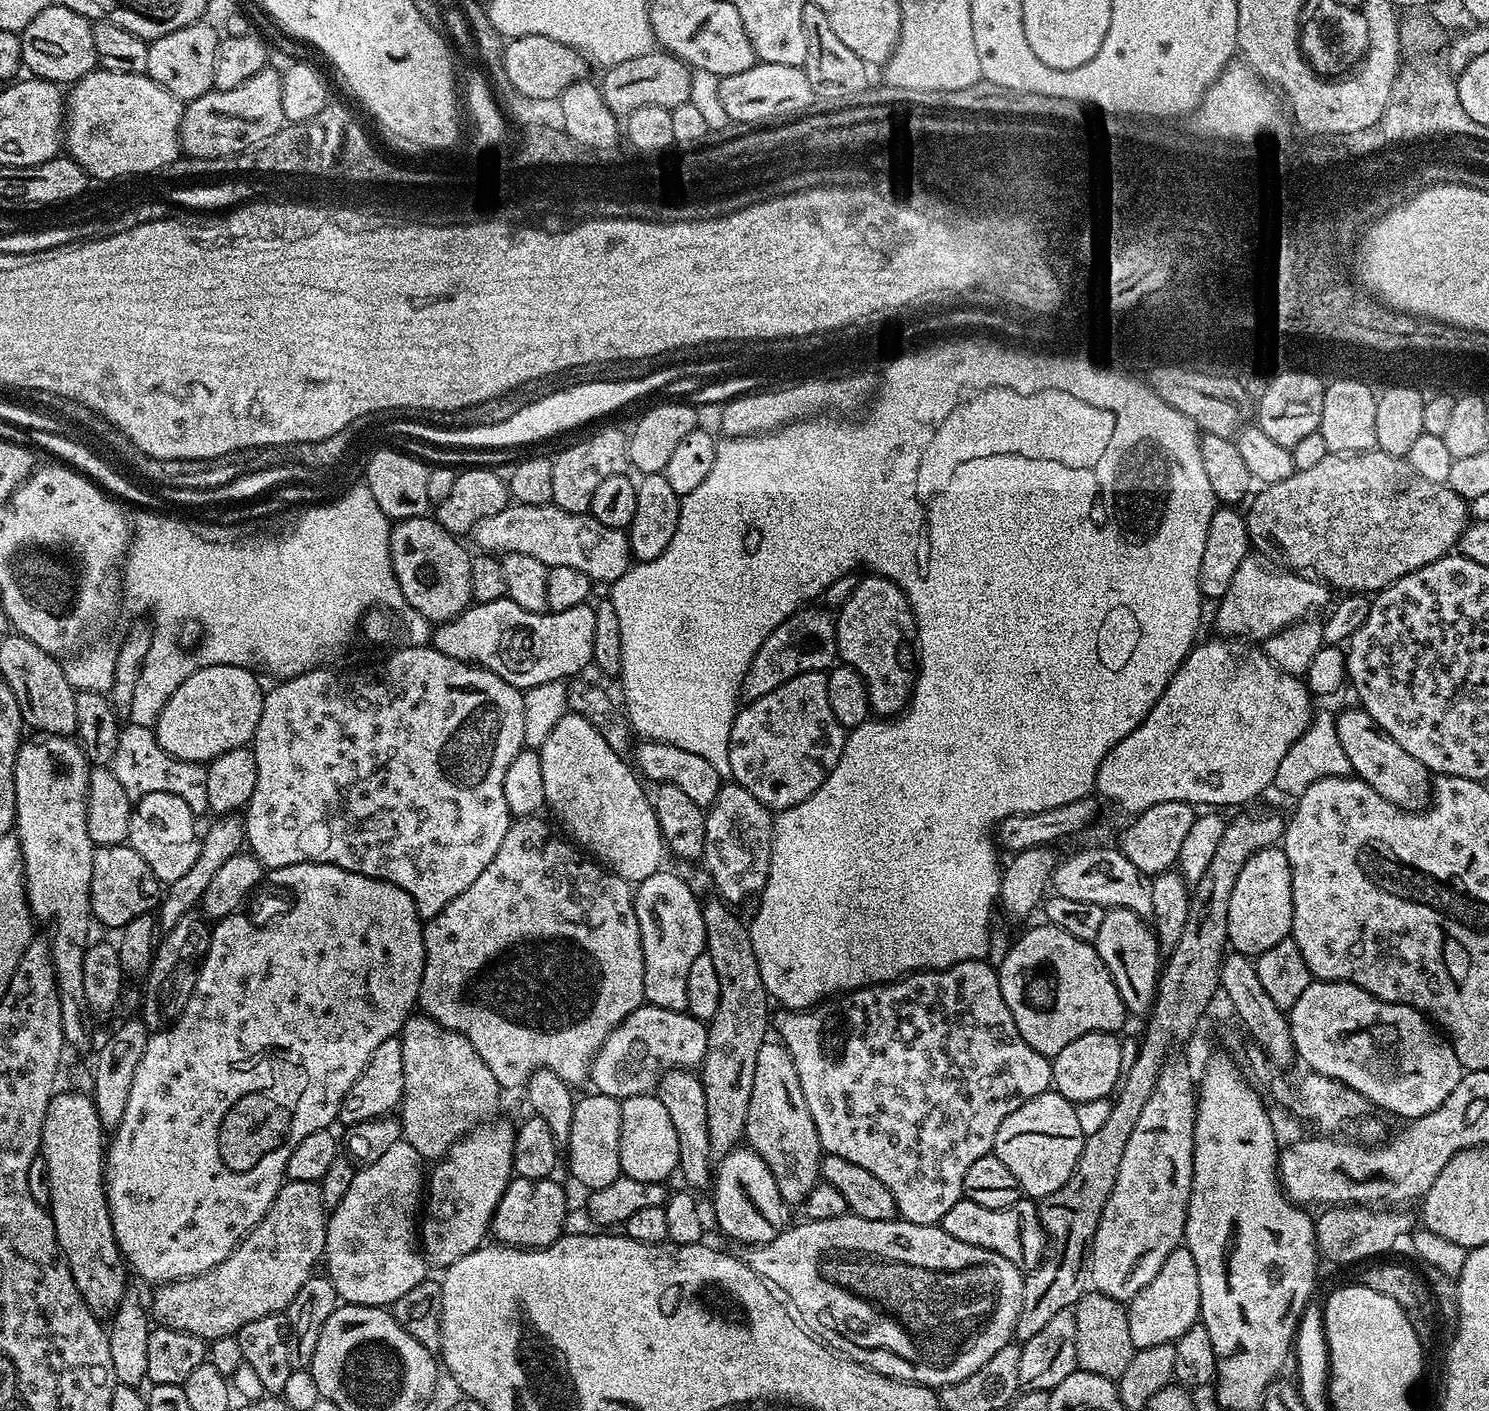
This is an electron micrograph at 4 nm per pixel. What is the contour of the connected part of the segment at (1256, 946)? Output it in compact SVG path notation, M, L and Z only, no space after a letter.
M1273 846L1255 852L1242 866L1242 874L1238 874L1238 882L1234 882L1234 894L1230 894L1230 910L1228 911L1228 942L1233 952L1240 952L1246 957L1261 956L1270 946L1278 946L1278 942L1289 939L1292 934L1294 918L1294 890L1292 889L1292 871L1283 847Z

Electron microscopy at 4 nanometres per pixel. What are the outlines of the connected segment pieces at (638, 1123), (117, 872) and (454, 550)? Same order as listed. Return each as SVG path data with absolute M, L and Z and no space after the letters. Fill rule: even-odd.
M659 1095L628 1096L620 1101L622 1130L620 1131L620 1170L638 1182L664 1184L679 1169L678 1134L670 1122L670 1110L662 1106Z
M127 843L108 844L97 847L92 854L92 877L90 878L90 912L108 928L121 930L132 919L151 913L162 899L162 884L146 866L146 862Z
M431 515L415 516L405 520L397 520L391 525L390 558L394 566L394 574L398 578L398 586L404 595L407 607L418 610L433 625L453 620L458 614L473 603L470 590L470 566L473 553L463 548L461 541L449 534Z

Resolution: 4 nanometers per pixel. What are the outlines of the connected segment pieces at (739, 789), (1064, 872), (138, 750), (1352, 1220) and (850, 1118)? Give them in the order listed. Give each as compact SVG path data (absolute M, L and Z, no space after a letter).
M735 782L721 783L718 798L707 808L703 867L712 875L715 895L736 906L747 896L755 897L766 886L770 870L773 813L750 790Z
M1119 847L1084 848L1061 859L1052 871L1051 891L1062 898L1077 902L1094 902L1105 910L1129 908L1141 918L1151 921L1154 914L1154 898L1150 895L1152 882L1144 875Z
M127 723L118 733L117 746L110 769L132 800L154 792L173 793L186 801L193 815L202 816L207 813L207 767L189 760L174 759L168 755L162 750L152 728Z
M1328 1206L1319 1217L1315 1217L1316 1246L1321 1257L1329 1256L1340 1264L1352 1264L1355 1260L1368 1260L1380 1258L1383 1252L1388 1252L1396 1244L1399 1236L1407 1237L1413 1231L1412 1216L1408 1210L1369 1210L1364 1206Z
M987 959L963 960L949 968L933 968L931 970L910 972L908 975L899 977L891 982L870 984L867 988L855 988L853 992L827 997L821 1000L819 1004L813 1004L811 1008L780 1010L780 1013L778 1013L777 1016L775 1013L774 1016L774 1032L780 1035L777 1036L779 1043L783 1044L784 1049L790 1054L790 1058L794 1062L794 1070L798 1070L798 1082L802 1082L802 1094L806 1097L806 1106L810 1106L810 1114L814 1118L814 1126L818 1130L821 1149L823 1149L827 1155L841 1156L850 1162L854 1162L854 1166L862 1166L862 1170L870 1170L870 1174L874 1174L874 1178L878 1178L878 1182L882 1182L882 1186L886 1186L886 1190L890 1190L890 1194L894 1194L894 1202L896 1203L899 1219L909 1220L915 1224L939 1225L940 1220L946 1214L946 1210L950 1210L950 1206L954 1206L954 1202L964 1199L966 1170L970 1170L970 1165L972 1165L975 1160L987 1156L992 1152L994 1138L998 1134L998 1126L1002 1126L1002 1122L1006 1118L1010 1118L1010 1114L1014 1114L1014 1110L1018 1110L1018 1106L1022 1106L1030 1098L1034 1098L1038 1094L1042 1094L1052 1088L1051 1059L1042 1054L1038 1054L1038 1050L1034 1050L1030 1046L1030 1042L1026 1042L1026 1038L1022 1038L1022 1034L1018 1034L1018 1026L1014 1026L1014 1014L1010 1014L1010 1006L1006 1006L1006 998L1002 998L1000 977L997 969L993 967Z

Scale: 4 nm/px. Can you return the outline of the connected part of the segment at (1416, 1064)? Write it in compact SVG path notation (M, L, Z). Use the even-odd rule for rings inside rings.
M1313 979L1306 990L1302 990L1302 998L1294 1002L1287 1017L1296 1055L1308 1063L1305 1065L1311 1071L1326 1078L1334 1078L1350 1086L1350 1090L1358 1090L1362 1098L1374 1102L1377 1108L1385 1113L1405 1116L1405 1121L1411 1122L1438 1110L1438 1106L1446 1102L1450 1090L1454 1090L1460 1081L1462 1069L1458 1054L1454 1054L1452 1049L1452 1041L1437 1031L1425 1013L1409 1004L1395 1004L1374 998L1357 984Z

